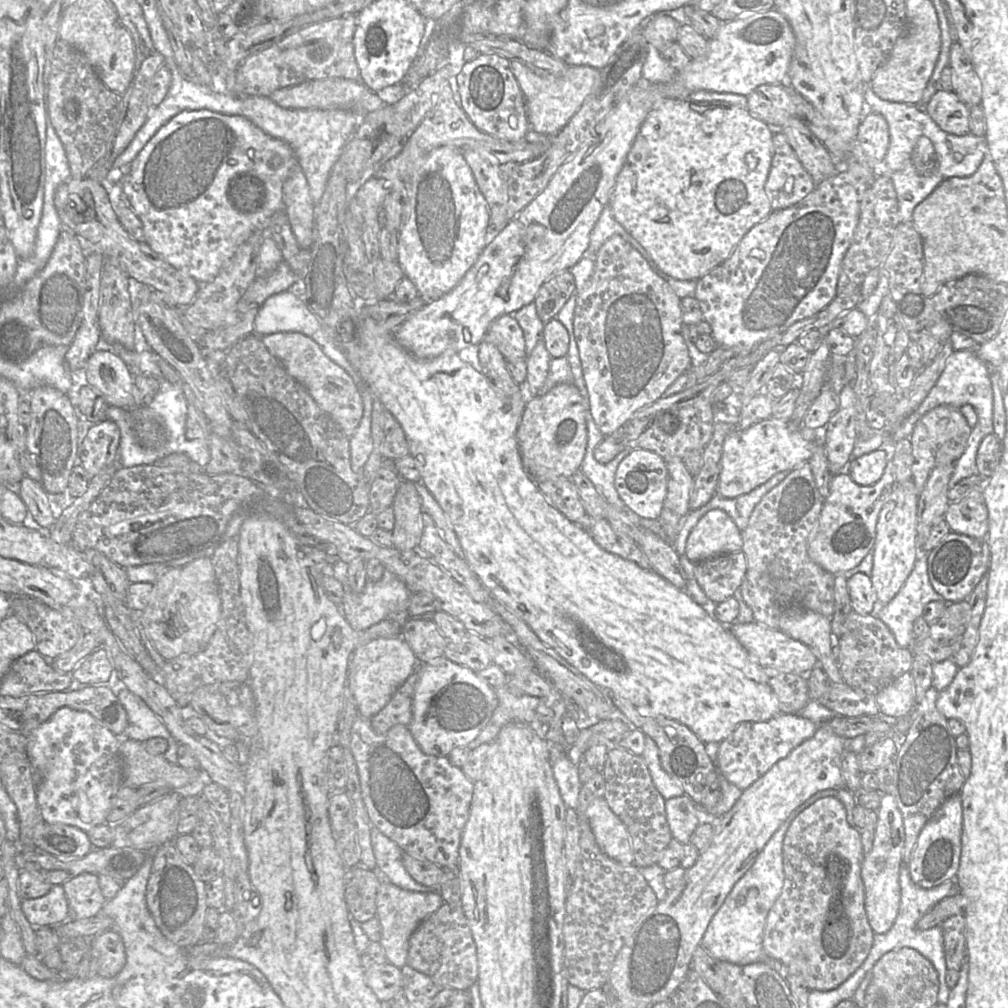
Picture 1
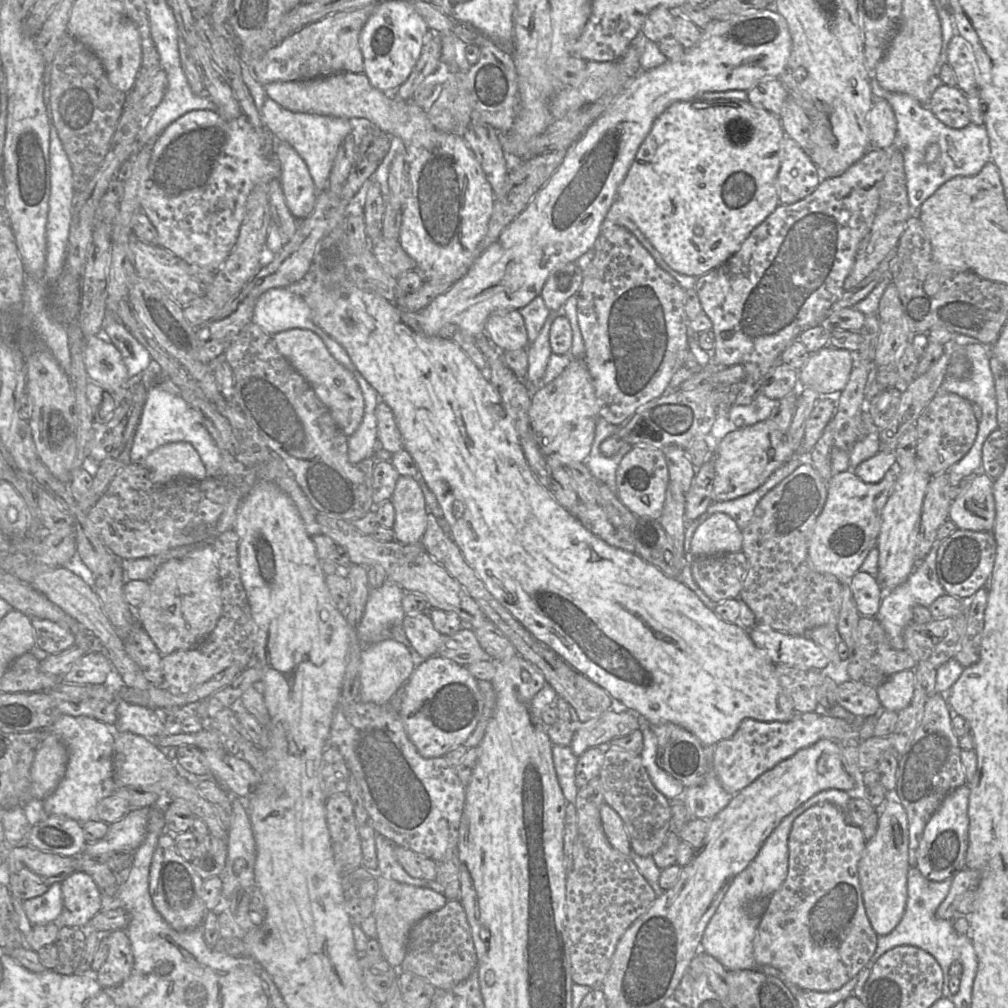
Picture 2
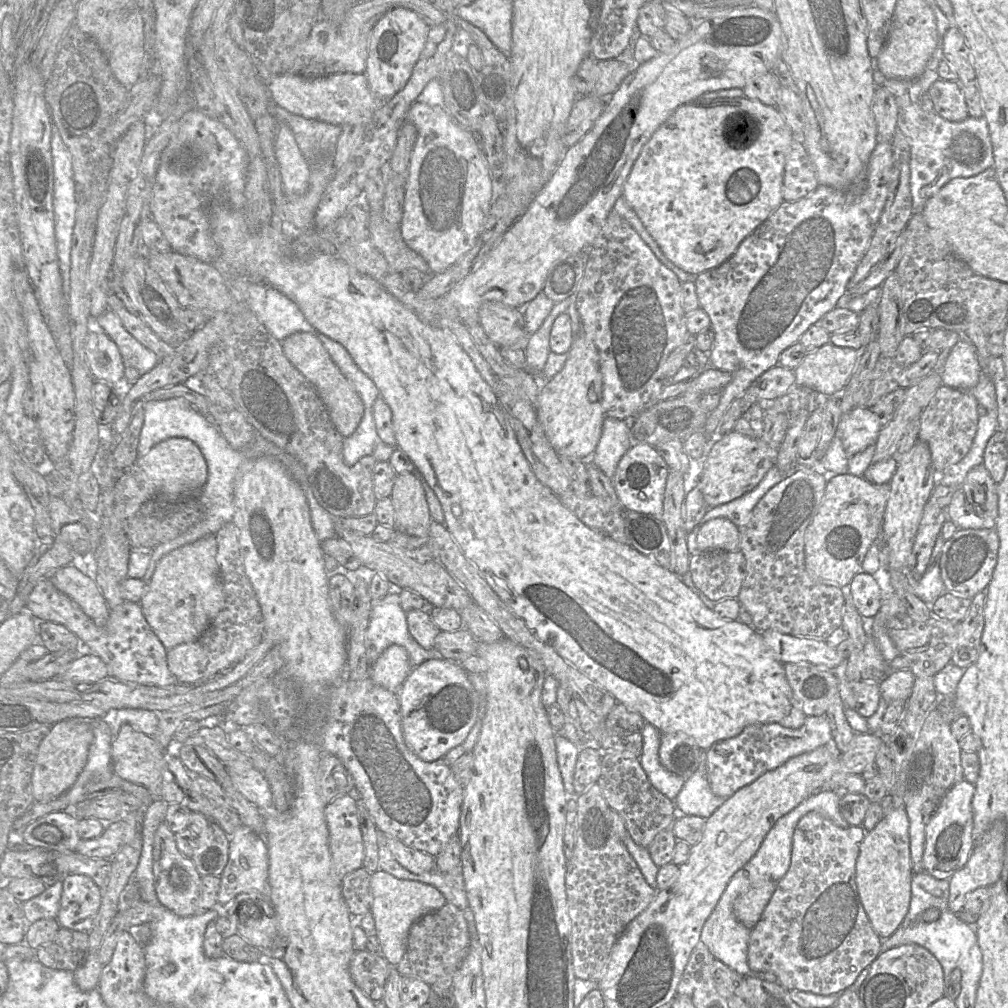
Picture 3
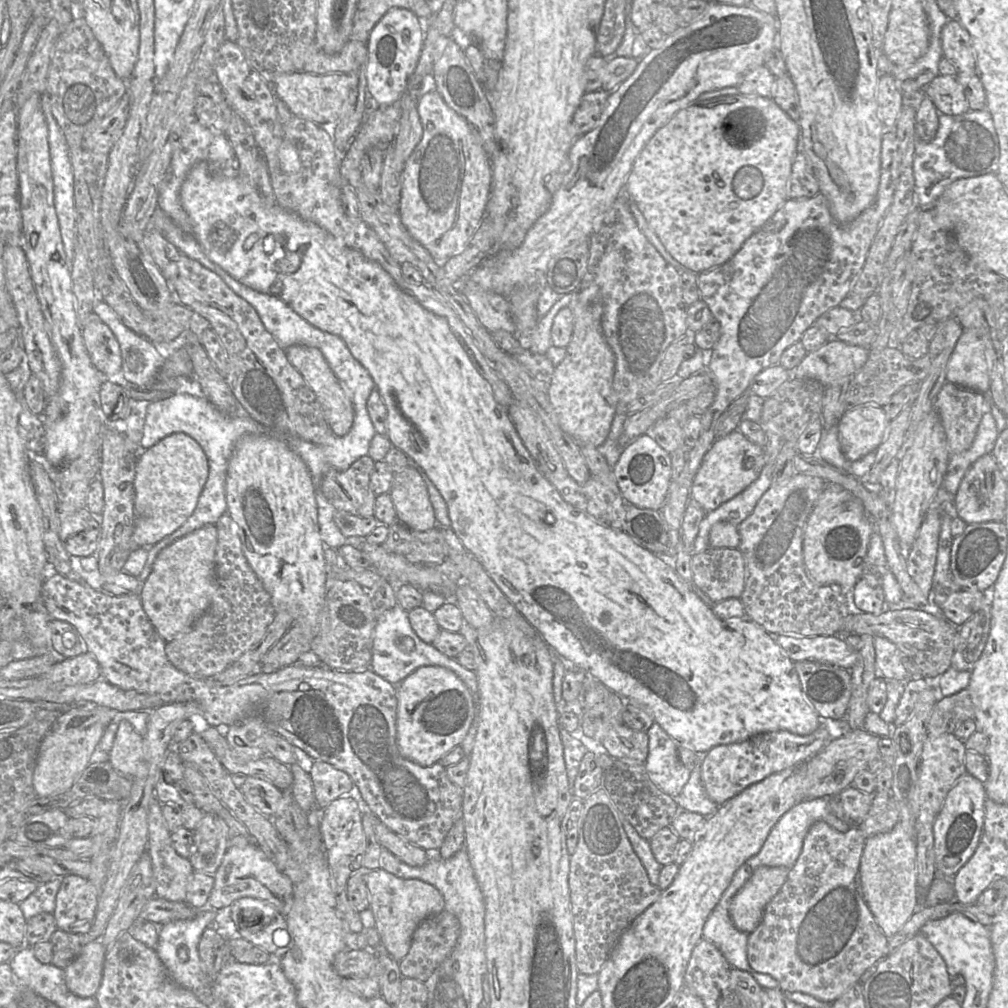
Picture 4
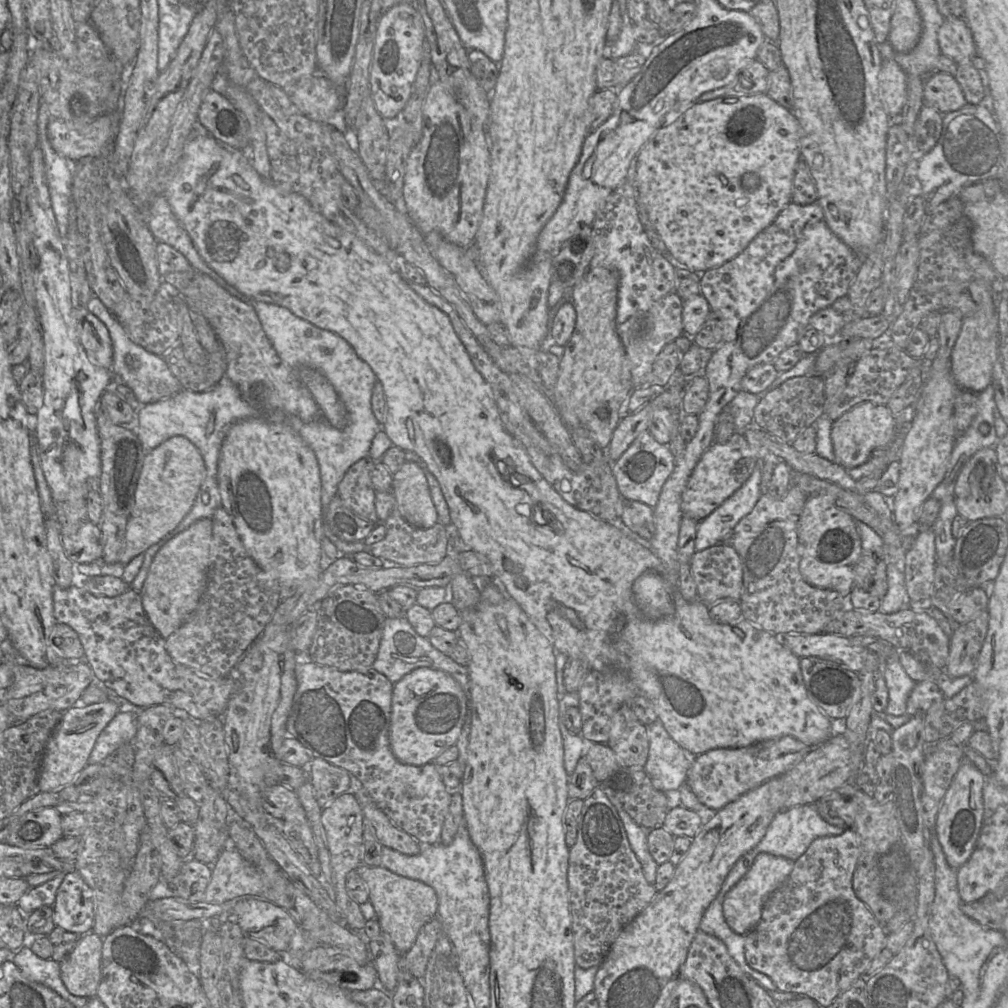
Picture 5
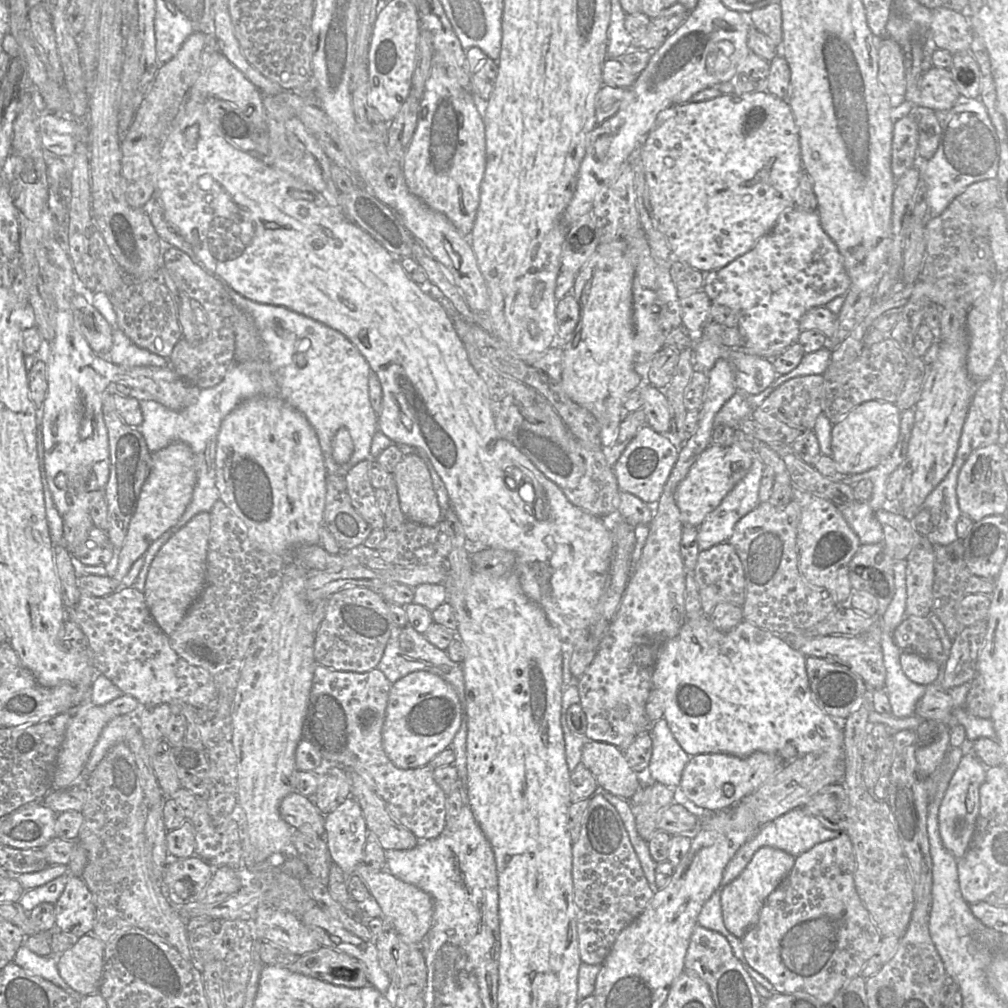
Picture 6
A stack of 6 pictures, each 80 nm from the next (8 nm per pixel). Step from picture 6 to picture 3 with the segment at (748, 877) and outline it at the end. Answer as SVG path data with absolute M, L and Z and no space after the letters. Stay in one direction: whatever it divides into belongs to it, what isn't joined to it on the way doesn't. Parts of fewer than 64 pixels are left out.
M777 881L764 882L736 898L733 903L733 912L737 920L752 930L760 920L776 886Z

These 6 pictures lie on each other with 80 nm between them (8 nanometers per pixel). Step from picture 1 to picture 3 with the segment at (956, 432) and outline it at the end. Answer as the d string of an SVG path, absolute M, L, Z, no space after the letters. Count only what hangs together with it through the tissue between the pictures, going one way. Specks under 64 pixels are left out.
M942 385L920 415L919 440L927 443L938 475L969 452L978 429L979 403L969 390Z

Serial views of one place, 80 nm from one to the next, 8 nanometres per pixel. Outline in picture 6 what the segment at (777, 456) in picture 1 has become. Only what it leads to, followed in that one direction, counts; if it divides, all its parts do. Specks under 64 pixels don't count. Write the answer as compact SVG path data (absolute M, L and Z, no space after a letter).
M732 443L723 447L709 445L693 463L686 477L679 483L675 501L684 526L699 527L706 515L713 511L733 487L748 473L756 452Z

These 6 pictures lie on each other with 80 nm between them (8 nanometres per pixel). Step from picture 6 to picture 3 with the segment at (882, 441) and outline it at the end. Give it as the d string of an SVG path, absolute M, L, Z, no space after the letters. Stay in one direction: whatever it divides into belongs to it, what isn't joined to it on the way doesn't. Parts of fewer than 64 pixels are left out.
M855 407L843 413L836 434L842 439L843 447L850 458L876 444L882 426L877 415L867 407Z

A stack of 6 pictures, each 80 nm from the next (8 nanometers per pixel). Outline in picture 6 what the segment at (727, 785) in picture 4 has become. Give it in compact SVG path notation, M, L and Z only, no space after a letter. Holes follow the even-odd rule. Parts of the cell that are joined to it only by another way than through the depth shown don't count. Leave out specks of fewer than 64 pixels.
M754 752L744 757L726 753L696 754L690 757L683 769L679 790L699 807L718 811L735 805L785 765L785 760L779 755L765 752ZM726 783L734 786L734 792L731 796L724 793L723 786Z

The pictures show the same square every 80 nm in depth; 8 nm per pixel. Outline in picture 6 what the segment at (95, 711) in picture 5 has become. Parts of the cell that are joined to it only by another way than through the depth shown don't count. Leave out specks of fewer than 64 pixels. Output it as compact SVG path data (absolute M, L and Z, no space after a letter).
M122 694L104 705L93 705L91 701L81 702L68 723L65 738L59 749L53 778L53 788L63 789L74 784L82 777L90 753L105 725L118 715L128 714L139 706L134 697Z

